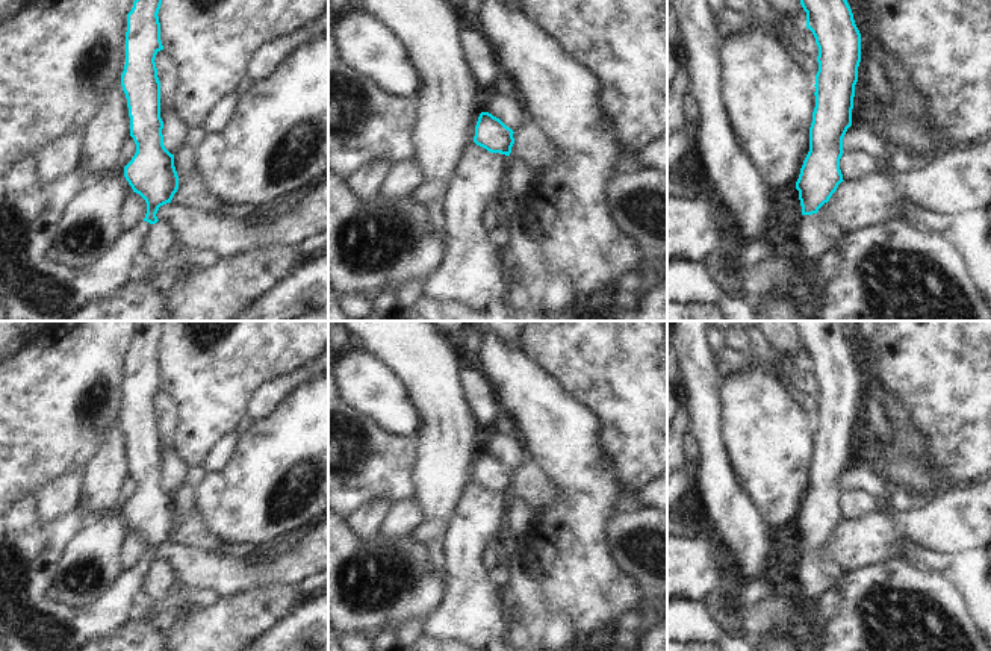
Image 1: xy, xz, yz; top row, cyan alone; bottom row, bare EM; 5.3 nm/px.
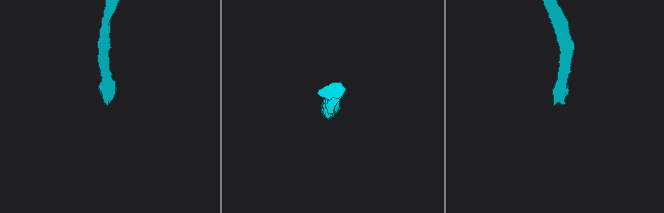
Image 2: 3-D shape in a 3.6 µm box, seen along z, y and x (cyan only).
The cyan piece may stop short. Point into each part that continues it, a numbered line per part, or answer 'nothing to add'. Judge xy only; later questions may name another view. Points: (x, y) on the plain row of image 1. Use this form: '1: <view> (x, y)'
1: xy (32, 616)

